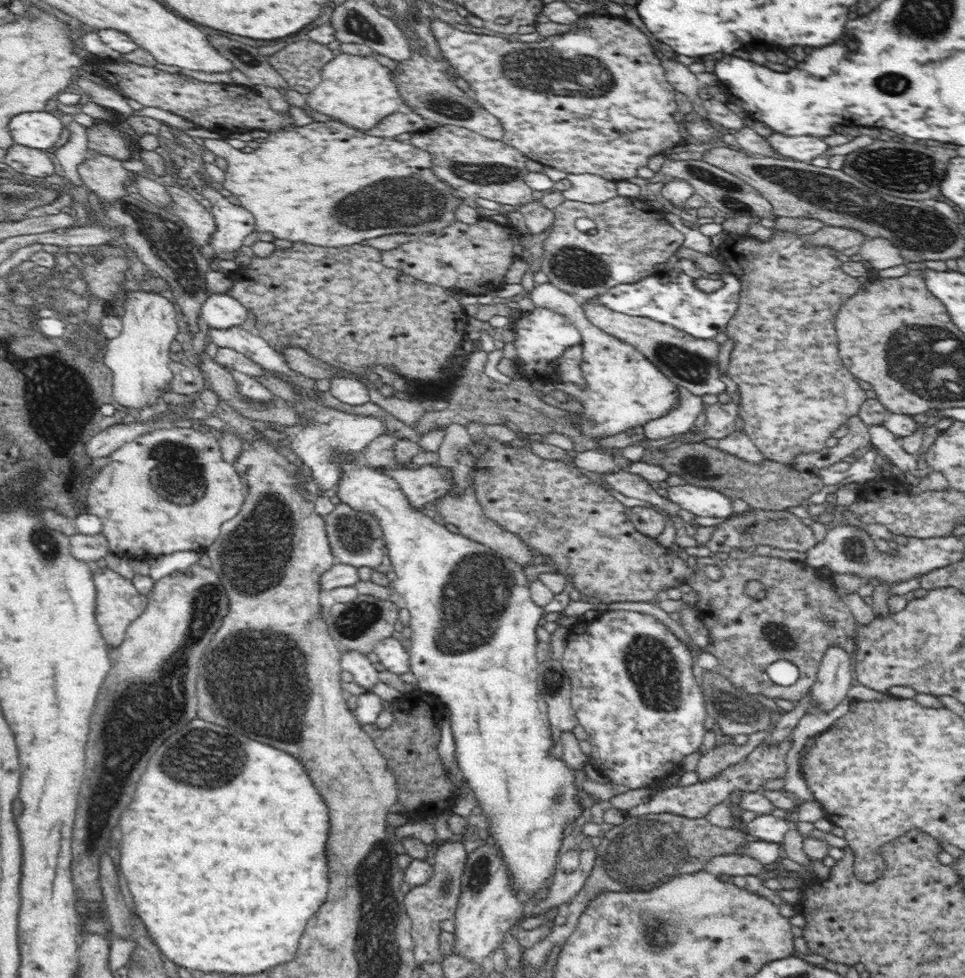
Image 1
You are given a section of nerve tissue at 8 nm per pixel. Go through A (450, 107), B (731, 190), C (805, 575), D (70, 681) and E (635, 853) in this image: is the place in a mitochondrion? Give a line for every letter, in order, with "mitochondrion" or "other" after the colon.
A: mitochondrion
B: mitochondrion
C: other
D: other
E: mitochondrion

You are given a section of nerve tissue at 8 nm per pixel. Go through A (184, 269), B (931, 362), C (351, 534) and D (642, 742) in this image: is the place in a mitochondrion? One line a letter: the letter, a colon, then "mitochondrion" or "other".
A: mitochondrion
B: mitochondrion
C: mitochondrion
D: other

